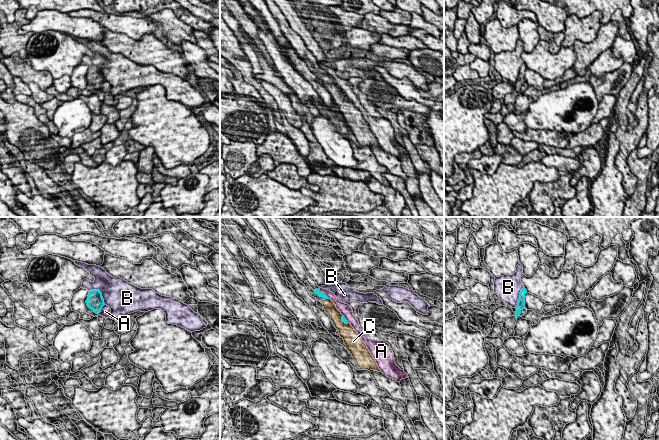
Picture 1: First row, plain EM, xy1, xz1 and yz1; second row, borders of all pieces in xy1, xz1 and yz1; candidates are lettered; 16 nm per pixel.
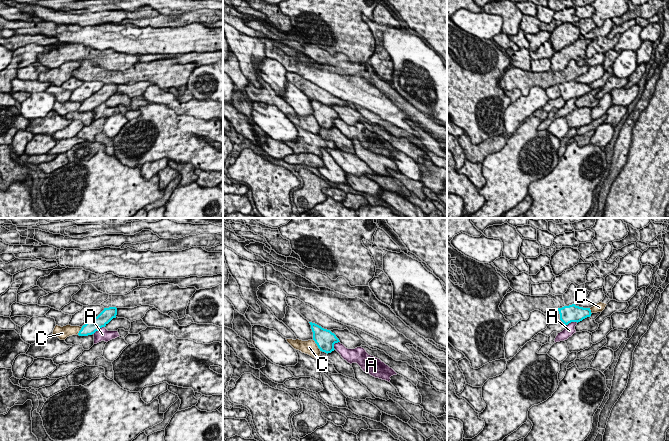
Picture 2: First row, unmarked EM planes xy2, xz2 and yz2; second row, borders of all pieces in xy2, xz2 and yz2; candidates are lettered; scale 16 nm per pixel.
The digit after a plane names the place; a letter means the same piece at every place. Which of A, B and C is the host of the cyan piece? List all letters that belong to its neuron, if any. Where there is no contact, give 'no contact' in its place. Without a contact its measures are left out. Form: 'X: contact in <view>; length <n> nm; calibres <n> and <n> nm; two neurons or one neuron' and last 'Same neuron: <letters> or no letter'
A: contact in xz1; length 240 nm; calibres 90 and 120 nm; two neurons
B: contact in xy1; length 360 nm; calibres 280 and 480 nm; two neurons
C: contact in xz2; length 240 nm; calibres 320 and 240 nm; two neurons
Same neuron: no letter

